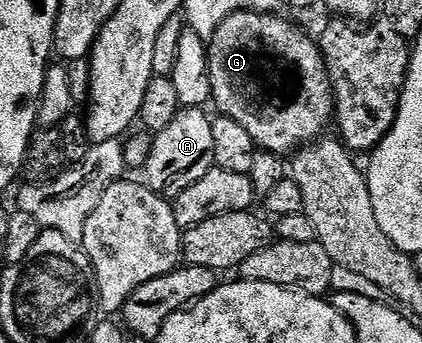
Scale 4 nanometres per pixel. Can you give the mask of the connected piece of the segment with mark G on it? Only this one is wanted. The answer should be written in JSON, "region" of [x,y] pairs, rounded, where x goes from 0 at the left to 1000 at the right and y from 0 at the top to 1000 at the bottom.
{"region":[[[559,47],[524,70],[488,125],[491,216],[502,245],[498,294],[517,329],[557,350],[590,385],[602,423],[659,455],[697,452],[746,397],[746,181],[737,172],[742,111],[709,102],[690,64],[659,64],[652,47]]]}

